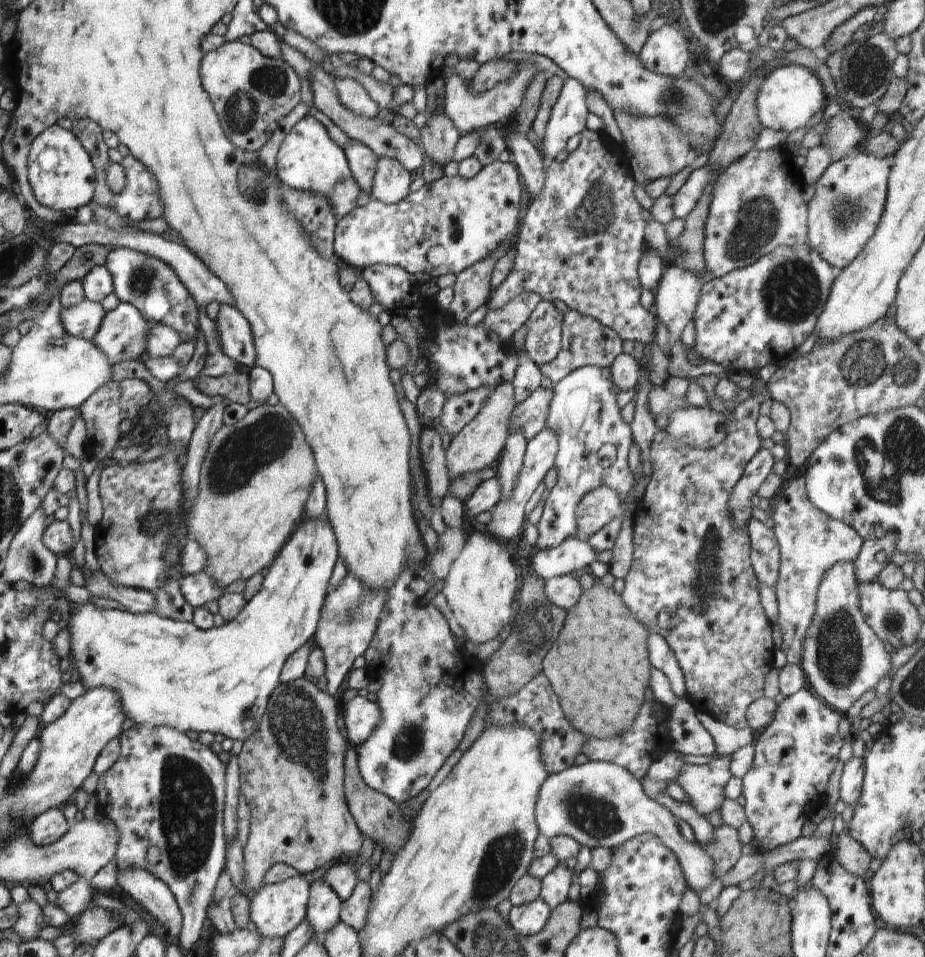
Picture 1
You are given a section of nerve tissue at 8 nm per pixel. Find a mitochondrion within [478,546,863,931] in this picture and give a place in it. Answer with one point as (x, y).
(591, 815)

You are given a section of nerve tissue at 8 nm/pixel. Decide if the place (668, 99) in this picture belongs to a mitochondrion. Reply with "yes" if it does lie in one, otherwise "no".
yes

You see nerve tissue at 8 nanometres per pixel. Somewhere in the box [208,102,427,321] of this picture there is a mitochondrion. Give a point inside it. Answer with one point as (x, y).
(252, 182)

